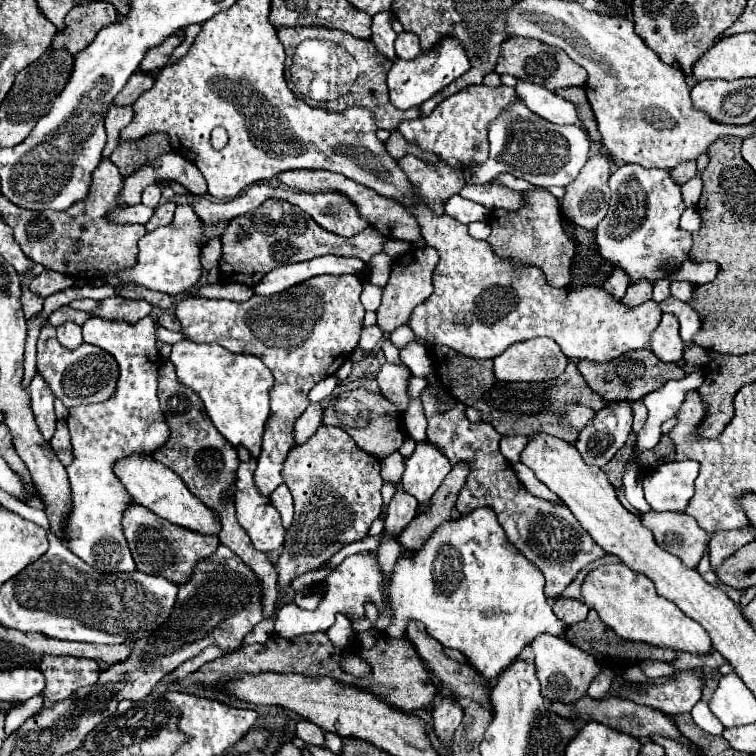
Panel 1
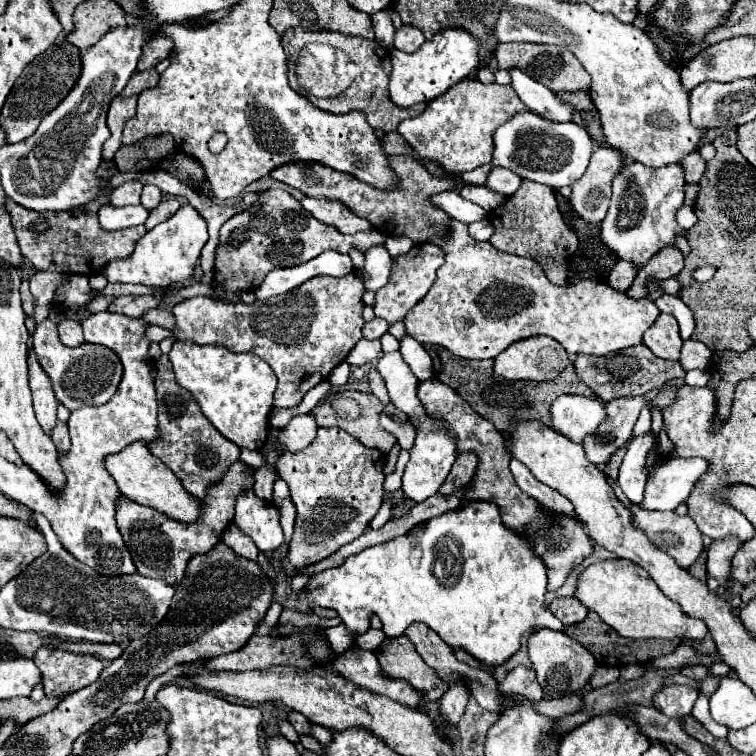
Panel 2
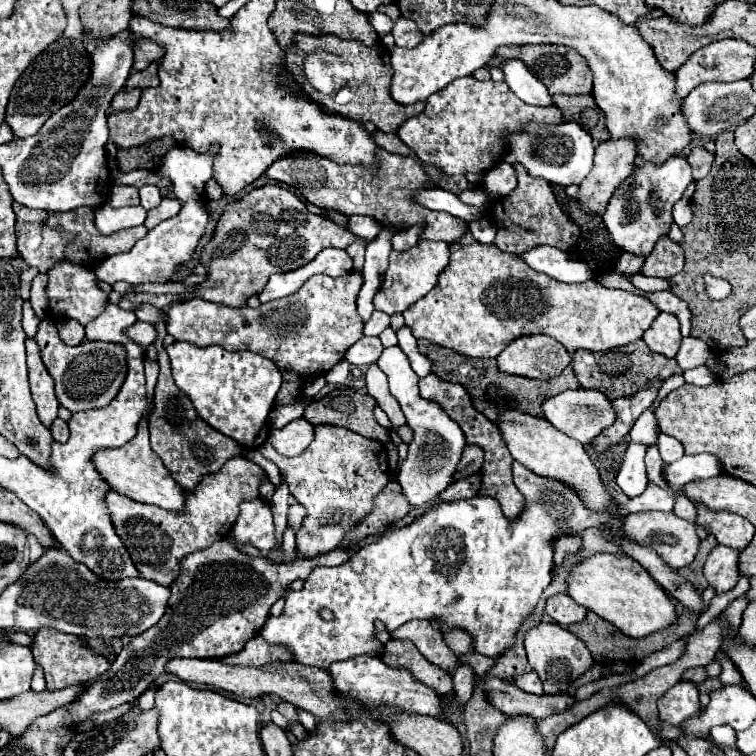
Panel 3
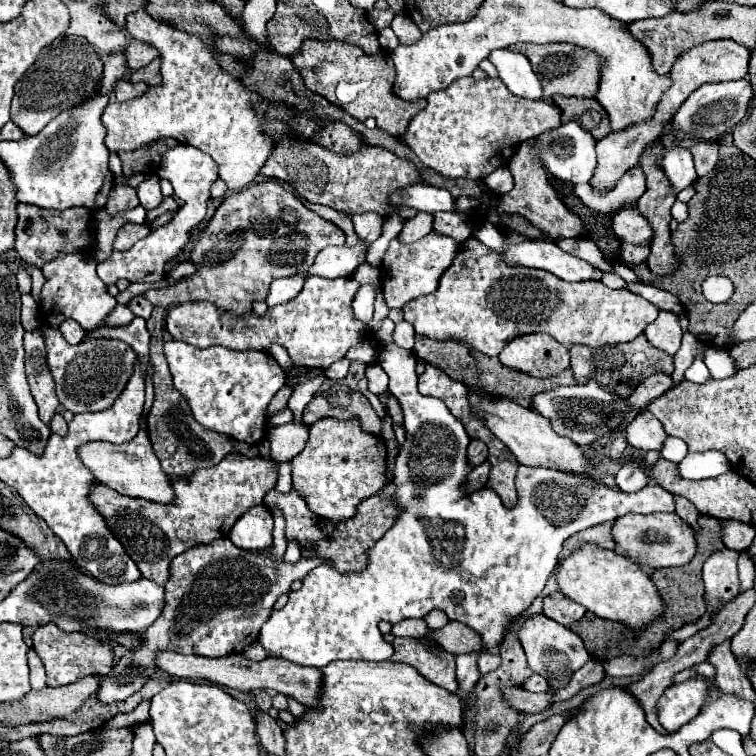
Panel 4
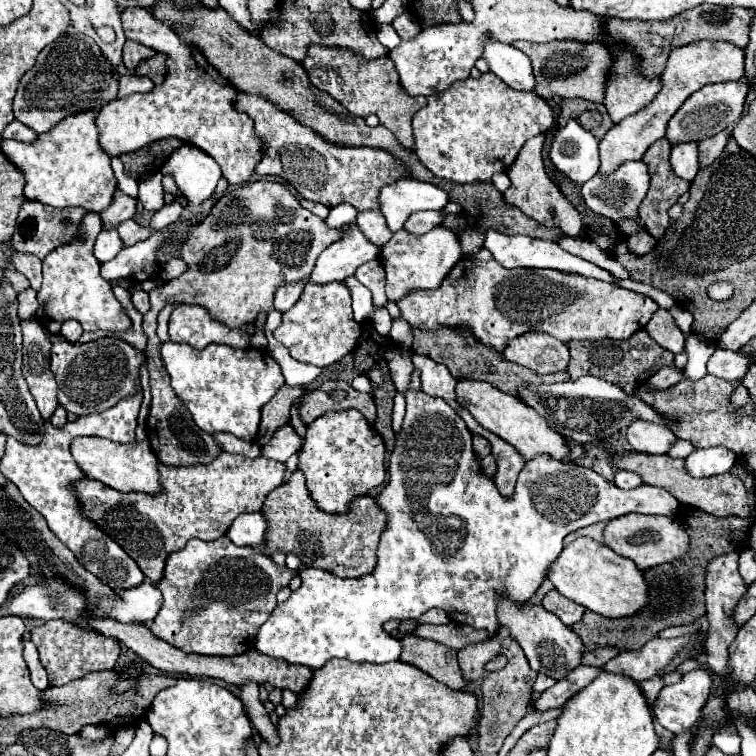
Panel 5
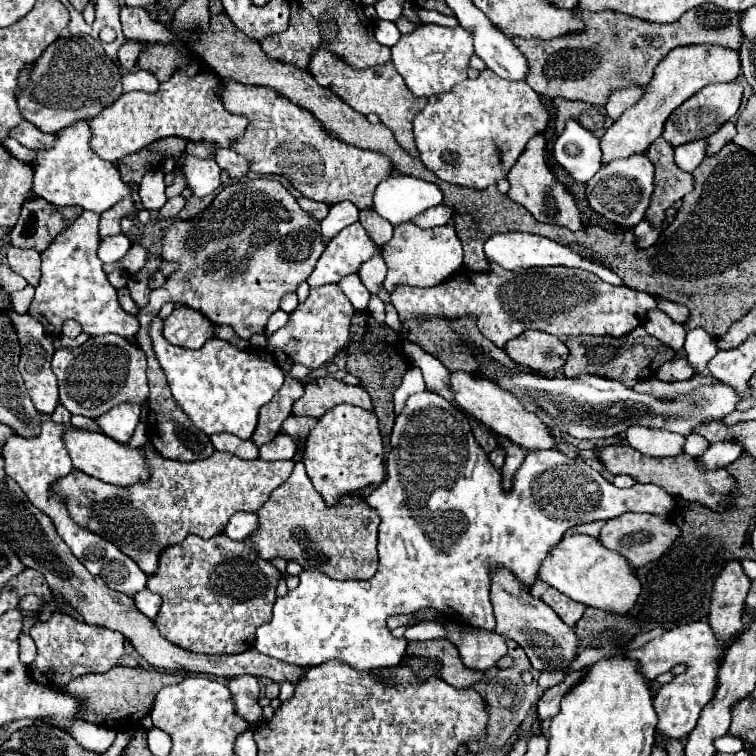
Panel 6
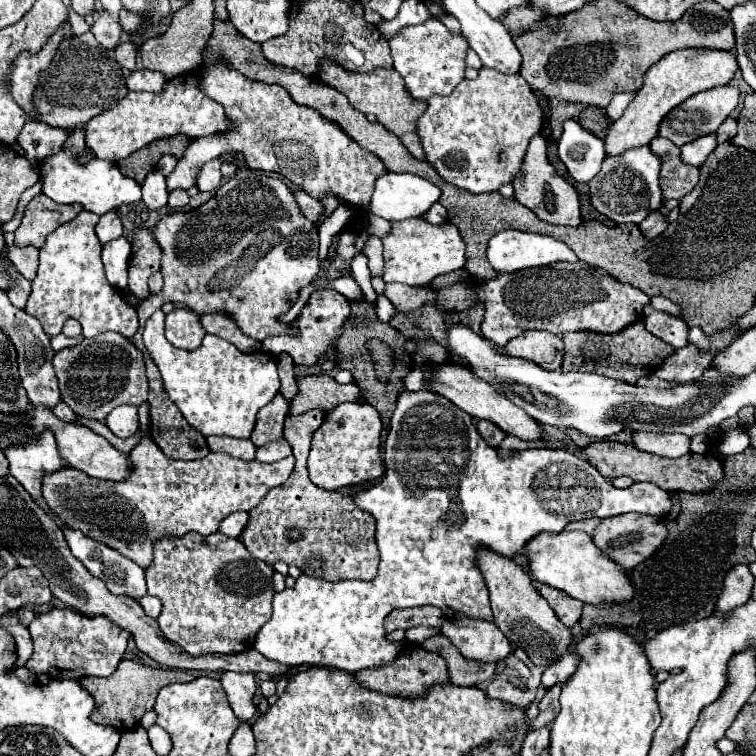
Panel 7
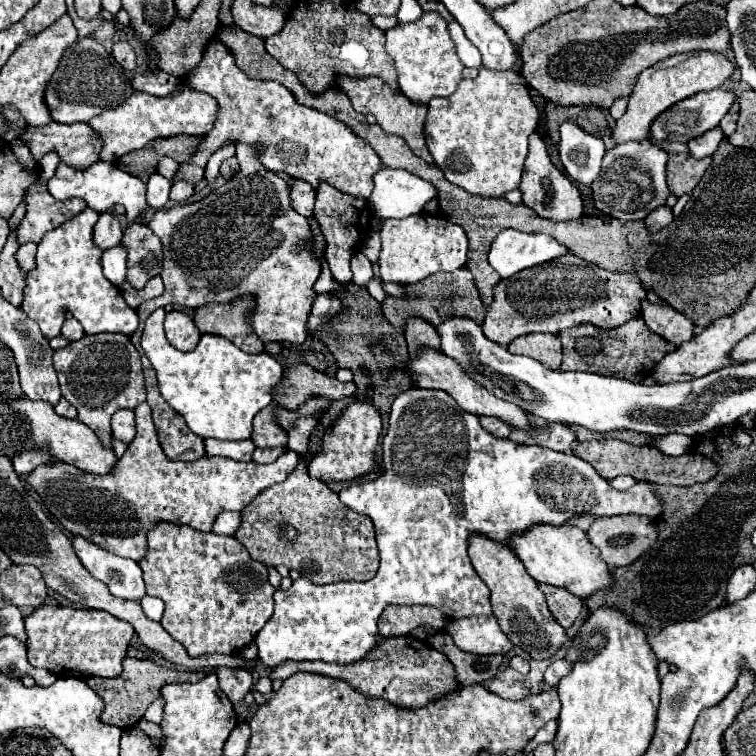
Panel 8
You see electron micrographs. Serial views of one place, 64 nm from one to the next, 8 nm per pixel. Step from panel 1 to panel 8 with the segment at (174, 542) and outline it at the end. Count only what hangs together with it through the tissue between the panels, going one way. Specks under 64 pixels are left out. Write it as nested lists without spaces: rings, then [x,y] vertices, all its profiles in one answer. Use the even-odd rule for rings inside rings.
[[[142,402],[134,412],[136,412],[136,428],[138,428],[136,438],[128,446],[126,454],[118,460],[112,474],[96,476],[96,474],[82,472],[72,464],[54,462],[52,466],[40,466],[40,470],[36,470],[36,474],[32,474],[32,478],[28,478],[28,484],[44,500],[46,510],[70,534],[80,534],[80,536],[88,538],[90,542],[106,548],[108,552],[114,552],[124,558],[132,558],[136,562],[140,562],[148,552],[146,534],[148,534],[148,530],[152,530],[154,524],[172,522],[178,526],[182,526],[182,524],[192,526],[194,530],[200,530],[200,532],[210,532],[218,514],[222,514],[226,510],[244,510],[262,490],[284,482],[286,476],[296,468],[296,462],[298,462],[298,454],[292,450],[284,452],[284,456],[280,456],[272,464],[238,462],[238,460],[222,458],[222,456],[204,456],[194,462],[174,462],[162,454],[162,448],[156,438],[156,428],[152,424],[150,406],[146,402]]]

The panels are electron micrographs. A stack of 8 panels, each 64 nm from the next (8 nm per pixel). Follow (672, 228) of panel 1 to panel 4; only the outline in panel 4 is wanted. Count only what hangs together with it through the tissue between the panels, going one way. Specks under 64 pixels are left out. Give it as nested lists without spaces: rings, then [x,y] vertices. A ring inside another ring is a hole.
[[[674,146],[674,148],[666,150],[664,158],[658,160],[656,164],[666,174],[674,194],[684,190],[686,186],[690,186],[698,178],[696,170],[692,166],[692,154],[684,146]],[[634,204],[622,206],[612,214],[612,230],[622,242],[630,242],[634,246],[648,246],[654,238],[654,230],[646,216]]]

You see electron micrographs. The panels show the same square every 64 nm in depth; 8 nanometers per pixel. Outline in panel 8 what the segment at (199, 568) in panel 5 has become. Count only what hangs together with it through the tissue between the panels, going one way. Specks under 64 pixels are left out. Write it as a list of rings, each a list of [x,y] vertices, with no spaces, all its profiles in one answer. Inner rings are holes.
[[[156,524],[148,532],[148,554],[140,562],[144,572],[146,592],[158,596],[164,604],[162,628],[178,640],[190,656],[202,654],[236,654],[254,642],[256,634],[272,616],[272,594],[276,588],[268,582],[268,568],[262,562],[254,562],[244,546],[232,536],[216,536],[214,532],[204,534],[188,526]]]

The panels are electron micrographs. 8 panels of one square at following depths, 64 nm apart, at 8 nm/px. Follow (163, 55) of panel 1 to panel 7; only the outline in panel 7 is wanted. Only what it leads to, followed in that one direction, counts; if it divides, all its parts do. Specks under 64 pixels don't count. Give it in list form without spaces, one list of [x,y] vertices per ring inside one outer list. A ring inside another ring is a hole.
[[[122,42],[122,44],[114,50],[114,56],[116,56],[116,62],[118,62],[122,68],[134,70],[136,52],[138,52],[138,46],[136,46],[134,42]]]

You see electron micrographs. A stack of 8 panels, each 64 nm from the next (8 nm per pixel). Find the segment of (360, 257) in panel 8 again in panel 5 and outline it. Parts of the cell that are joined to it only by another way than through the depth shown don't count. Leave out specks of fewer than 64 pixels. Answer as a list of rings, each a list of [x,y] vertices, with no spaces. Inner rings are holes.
[[[376,308],[372,322],[374,322],[374,328],[376,328],[376,332],[378,332],[380,336],[388,336],[388,334],[390,334],[392,318],[390,318],[390,314],[388,314],[386,308]]]

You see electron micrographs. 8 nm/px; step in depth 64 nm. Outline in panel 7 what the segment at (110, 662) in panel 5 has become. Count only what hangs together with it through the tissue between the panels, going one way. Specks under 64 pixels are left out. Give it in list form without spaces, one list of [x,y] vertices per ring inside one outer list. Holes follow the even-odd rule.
[[[50,610],[38,614],[28,626],[34,640],[34,654],[26,668],[34,674],[48,674],[52,680],[80,680],[82,676],[108,676],[120,664],[130,634],[112,626],[106,618],[84,618],[76,610]]]

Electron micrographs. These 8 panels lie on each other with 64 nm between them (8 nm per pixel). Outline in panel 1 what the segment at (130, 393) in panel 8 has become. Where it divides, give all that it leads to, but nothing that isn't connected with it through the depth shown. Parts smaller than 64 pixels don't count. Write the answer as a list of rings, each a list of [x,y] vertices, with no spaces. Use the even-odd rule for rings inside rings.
[[[46,324],[38,338],[38,374],[48,382],[54,396],[58,396],[66,408],[78,404],[94,404],[108,400],[116,390],[118,366],[116,360],[92,344],[82,344],[76,350],[66,350],[56,342],[54,326]]]

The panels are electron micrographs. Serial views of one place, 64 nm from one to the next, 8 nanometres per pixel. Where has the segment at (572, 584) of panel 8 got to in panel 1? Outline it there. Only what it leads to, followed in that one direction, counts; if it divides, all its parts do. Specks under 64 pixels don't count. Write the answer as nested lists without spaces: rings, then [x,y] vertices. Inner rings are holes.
[[[608,564],[590,572],[582,584],[582,602],[588,608],[594,608],[600,618],[624,640],[646,642],[658,648],[670,648],[698,656],[712,652],[708,632],[698,622],[688,618],[674,602],[662,598],[654,590],[650,578],[630,570],[628,566]]]

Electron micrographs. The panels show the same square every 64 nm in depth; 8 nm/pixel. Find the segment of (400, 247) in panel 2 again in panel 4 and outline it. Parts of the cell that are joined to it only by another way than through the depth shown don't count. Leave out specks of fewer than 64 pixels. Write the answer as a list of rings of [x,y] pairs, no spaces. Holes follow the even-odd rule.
[[[418,212],[412,220],[408,220],[402,228],[402,232],[398,234],[400,242],[404,244],[412,244],[416,240],[420,240],[424,234],[432,232],[432,214],[426,212]]]

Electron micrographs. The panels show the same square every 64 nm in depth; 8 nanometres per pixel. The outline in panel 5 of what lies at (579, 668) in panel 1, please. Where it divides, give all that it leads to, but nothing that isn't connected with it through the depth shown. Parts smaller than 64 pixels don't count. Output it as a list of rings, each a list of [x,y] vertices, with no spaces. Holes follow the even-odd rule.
[[[500,598],[498,620],[500,620],[500,626],[506,626],[512,638],[520,642],[532,670],[544,672],[558,682],[558,680],[564,680],[568,672],[572,672],[576,666],[580,666],[582,654],[584,654],[584,644],[580,636],[574,634],[568,626],[564,626],[560,620],[556,620],[556,616],[544,610],[542,606],[528,606],[528,604],[516,606],[514,602]]]

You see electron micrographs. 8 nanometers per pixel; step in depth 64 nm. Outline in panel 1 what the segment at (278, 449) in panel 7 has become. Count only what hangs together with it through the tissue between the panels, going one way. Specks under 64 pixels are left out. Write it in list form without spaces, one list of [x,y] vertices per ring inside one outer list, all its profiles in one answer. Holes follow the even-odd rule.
[[[310,404],[304,410],[304,414],[296,420],[296,426],[294,426],[294,442],[296,444],[306,442],[316,432],[316,428],[322,424],[322,412],[324,412],[322,404]]]

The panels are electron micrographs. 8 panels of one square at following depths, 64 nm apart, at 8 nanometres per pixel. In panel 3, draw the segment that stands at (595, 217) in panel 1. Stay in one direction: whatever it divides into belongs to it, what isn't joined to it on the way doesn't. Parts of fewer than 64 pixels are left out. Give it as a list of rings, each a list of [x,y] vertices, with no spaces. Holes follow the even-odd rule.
[[[600,142],[594,154],[590,174],[580,182],[578,202],[586,214],[602,214],[624,174],[632,170],[636,160],[636,146],[632,142]]]

